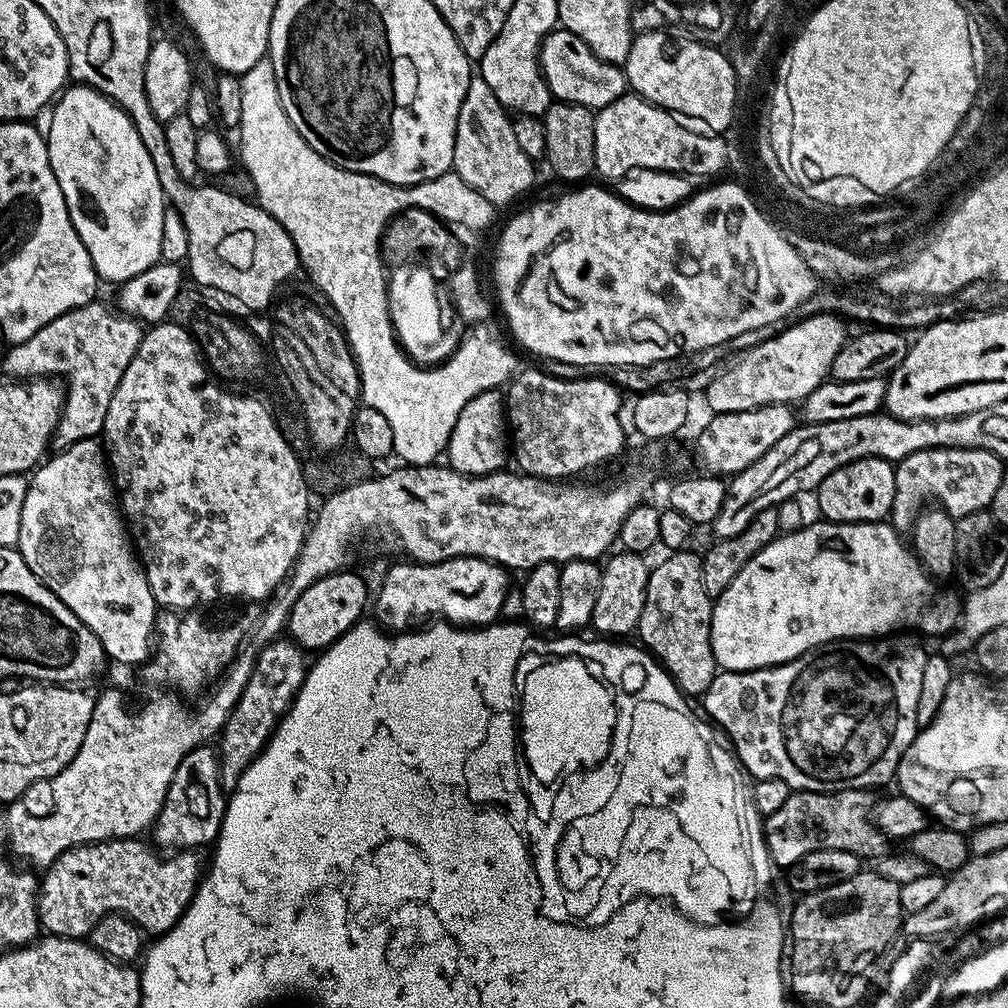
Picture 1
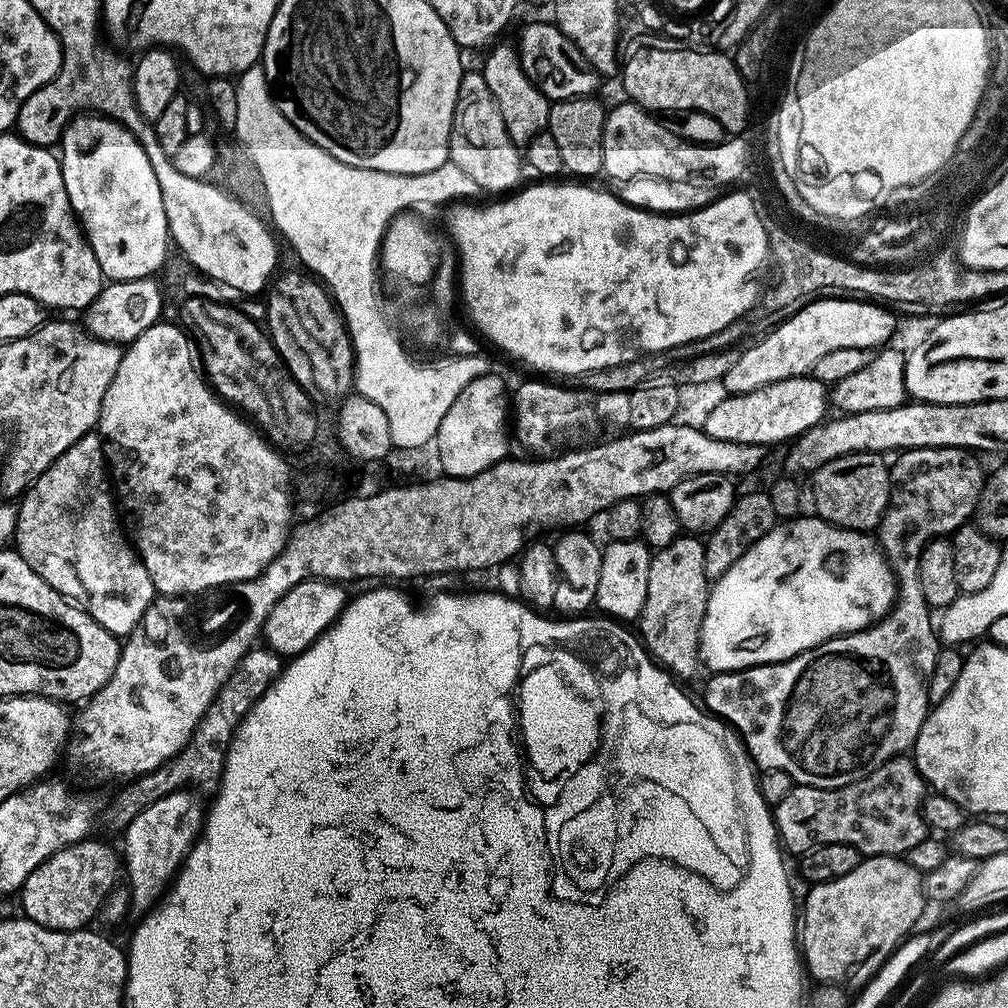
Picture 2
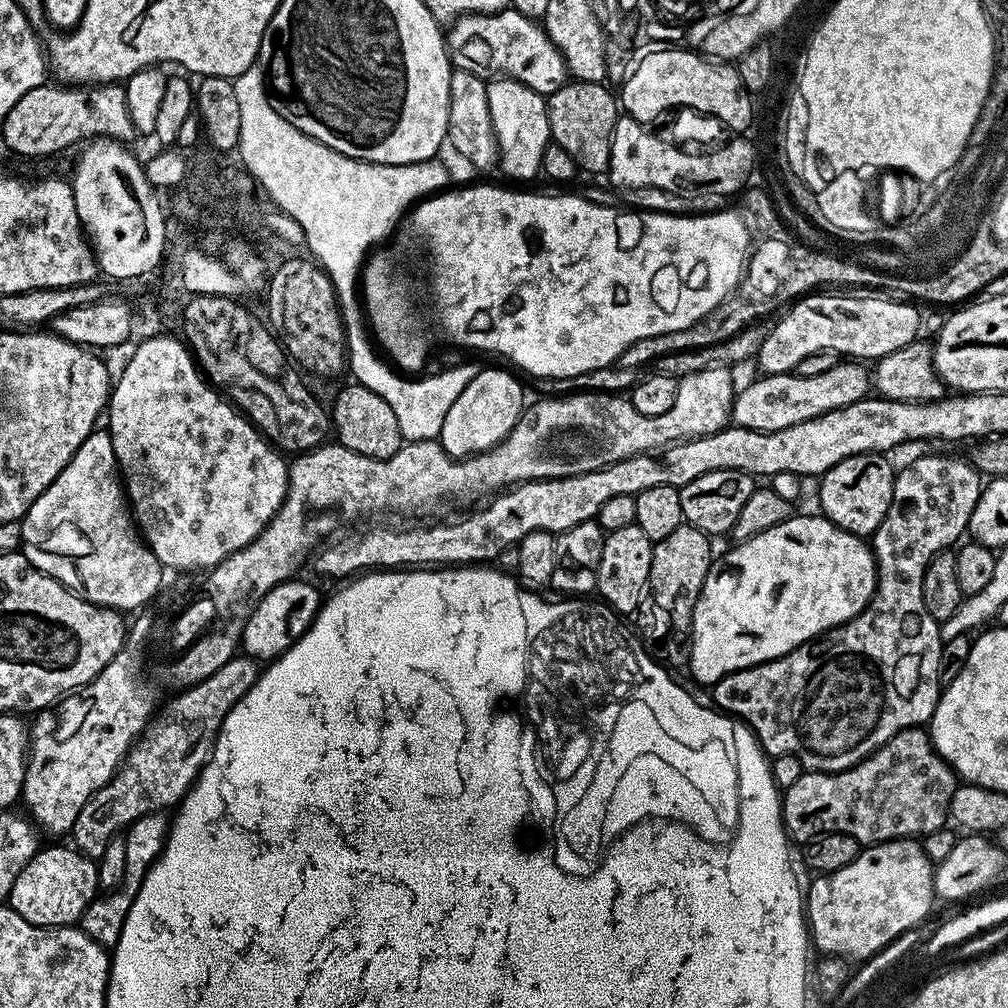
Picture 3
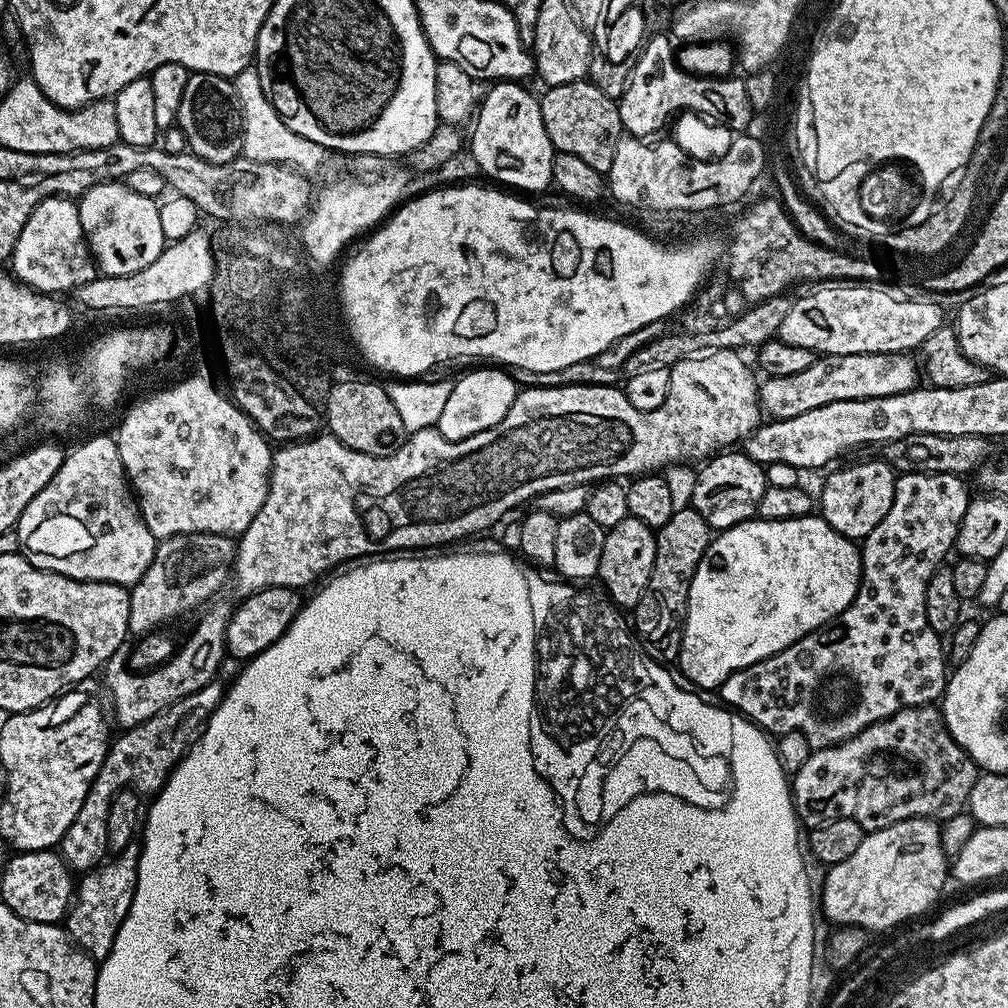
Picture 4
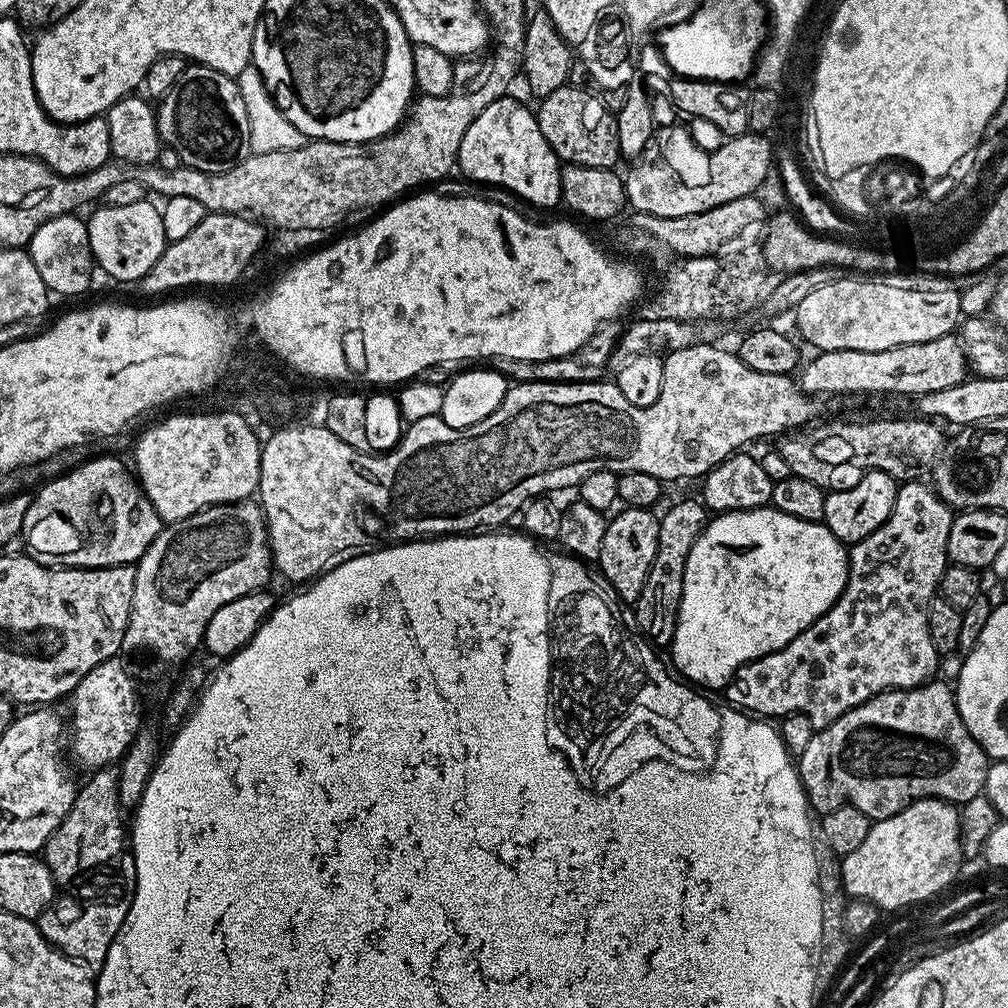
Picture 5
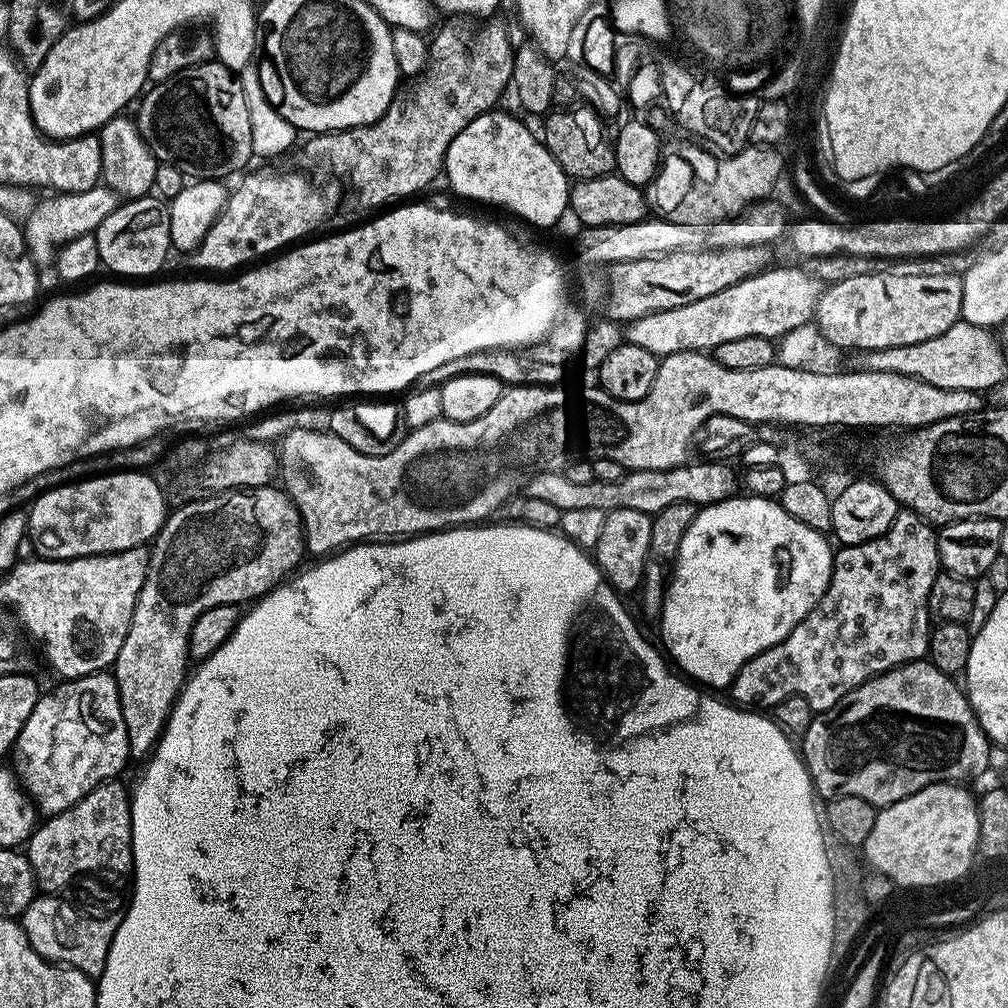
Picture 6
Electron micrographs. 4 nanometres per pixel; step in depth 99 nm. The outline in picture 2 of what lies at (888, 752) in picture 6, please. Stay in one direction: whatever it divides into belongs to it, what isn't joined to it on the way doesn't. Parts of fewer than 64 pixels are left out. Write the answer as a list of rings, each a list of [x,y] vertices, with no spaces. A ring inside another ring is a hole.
[[[904,754],[886,761],[866,778],[841,788],[793,786],[774,808],[778,839],[785,853],[799,854],[816,844],[842,842],[857,848],[861,857],[903,857],[929,835],[930,829],[920,813],[927,794],[927,784],[915,761]]]

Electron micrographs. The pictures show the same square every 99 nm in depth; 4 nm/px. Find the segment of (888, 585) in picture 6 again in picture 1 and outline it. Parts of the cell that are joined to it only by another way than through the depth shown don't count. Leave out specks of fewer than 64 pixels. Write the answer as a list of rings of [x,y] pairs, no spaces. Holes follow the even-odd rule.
[[[931,448],[918,450],[910,458],[895,465],[894,502],[890,523],[897,532],[904,534],[916,523],[917,516],[929,502],[935,502],[953,518],[985,511],[1006,475],[1005,461],[999,460],[990,450],[977,448]],[[889,634],[883,638],[863,640],[837,640],[834,644],[813,648],[811,652],[788,660],[784,664],[774,664],[771,668],[756,668],[753,672],[717,671],[714,682],[710,682],[702,697],[704,708],[708,711],[707,719],[732,739],[734,755],[739,760],[741,768],[753,781],[782,778],[782,782],[801,792],[838,792],[847,788],[875,789],[875,784],[884,784],[895,777],[898,762],[905,750],[914,742],[918,731],[915,715],[918,711],[918,696],[921,693],[922,670],[925,669],[930,652],[914,637],[908,635],[912,634]]]

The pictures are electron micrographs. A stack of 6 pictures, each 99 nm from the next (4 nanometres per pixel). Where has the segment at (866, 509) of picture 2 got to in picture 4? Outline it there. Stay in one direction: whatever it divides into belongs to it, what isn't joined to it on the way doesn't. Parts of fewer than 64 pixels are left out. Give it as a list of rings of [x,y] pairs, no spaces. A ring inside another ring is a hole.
[[[883,458],[864,460],[861,464],[852,464],[849,468],[840,468],[837,472],[827,473],[828,481],[824,484],[820,496],[818,492],[819,515],[838,534],[853,542],[863,541],[865,536],[886,518],[886,510],[894,502],[897,473],[891,464]]]

